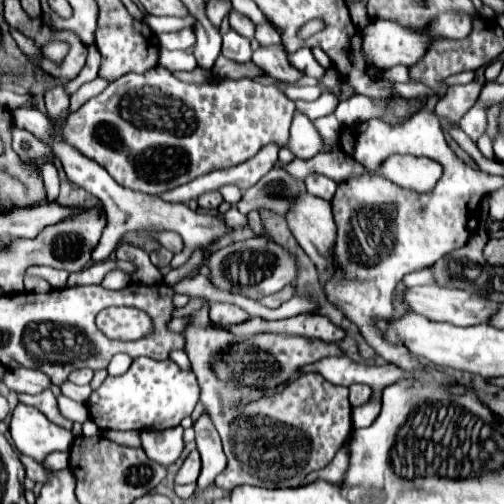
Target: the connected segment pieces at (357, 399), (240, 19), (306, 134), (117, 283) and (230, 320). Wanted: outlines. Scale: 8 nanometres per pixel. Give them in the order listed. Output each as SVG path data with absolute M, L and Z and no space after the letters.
M353 384L353 386L349 386L349 392L351 392L349 394L351 406L359 406L359 404L367 402L371 398L371 394L373 394L373 390L367 384Z
M231 12L229 14L229 24L231 24L231 28L237 32L237 34L241 34L241 36L245 36L245 38L253 38L255 36L255 24L247 18L247 16L243 16L243 14L239 14L239 12Z
M295 112L291 123L291 138L287 148L297 156L297 158L313 158L319 152L327 152L327 144L313 126L309 118L303 114Z
M113 270L113 272L109 272L109 274L105 276L105 280L103 280L101 284L103 284L105 288L109 288L109 290L119 290L119 288L127 286L127 284L129 284L129 280L131 280L131 276L129 276L129 274L119 272L119 270Z
M217 302L217 304L211 304L209 306L209 318L211 322L217 322L217 324L237 324L237 322L243 322L249 318L249 314L235 306L235 304L227 304L227 302Z

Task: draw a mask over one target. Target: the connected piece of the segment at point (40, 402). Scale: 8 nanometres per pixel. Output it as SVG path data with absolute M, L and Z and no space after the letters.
M51 390L41 392L39 396L27 396L27 394L21 394L19 400L21 400L23 404L29 404L29 406L35 406L37 410L41 410L41 412L43 412L51 422L55 422L57 426L67 428L67 426L73 424L73 422L69 422L69 420L59 412L59 408L57 408L57 398L53 396Z

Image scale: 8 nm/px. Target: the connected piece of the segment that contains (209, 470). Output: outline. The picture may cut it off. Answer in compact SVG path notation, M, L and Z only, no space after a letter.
M203 414L197 422L195 422L195 434L197 434L197 450L201 454L203 460L203 468L197 480L197 490L205 490L209 488L215 478L225 470L225 454L221 448L221 440L219 434L215 430L215 426L211 424L211 420L207 418L207 414Z

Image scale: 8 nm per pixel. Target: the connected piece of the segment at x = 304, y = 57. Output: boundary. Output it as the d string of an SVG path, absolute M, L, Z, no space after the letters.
M301 48L301 50L293 52L293 54L287 54L287 60L289 60L289 64L293 64L295 68L299 68L301 72L305 72L307 76L313 76L313 78L319 78L325 72L325 68L321 68L317 64L317 60L313 58L309 48Z

